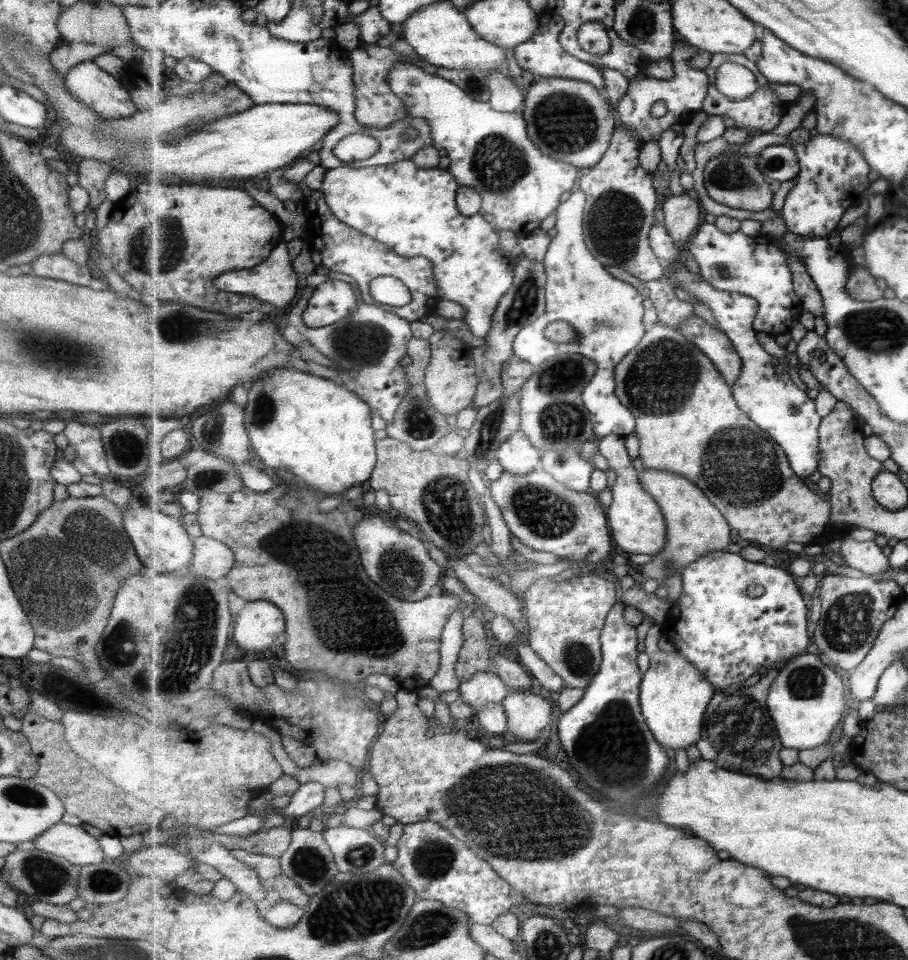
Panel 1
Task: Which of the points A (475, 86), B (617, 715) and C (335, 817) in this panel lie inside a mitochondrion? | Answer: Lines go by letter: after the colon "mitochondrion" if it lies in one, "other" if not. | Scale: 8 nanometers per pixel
A: mitochondrion
B: mitochondrion
C: other

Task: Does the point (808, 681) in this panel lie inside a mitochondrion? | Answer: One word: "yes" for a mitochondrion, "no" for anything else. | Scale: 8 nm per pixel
yes

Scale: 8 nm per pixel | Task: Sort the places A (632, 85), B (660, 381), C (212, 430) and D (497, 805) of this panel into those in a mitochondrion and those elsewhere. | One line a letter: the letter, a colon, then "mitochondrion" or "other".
A: other
B: mitochondrion
C: mitochondrion
D: mitochondrion

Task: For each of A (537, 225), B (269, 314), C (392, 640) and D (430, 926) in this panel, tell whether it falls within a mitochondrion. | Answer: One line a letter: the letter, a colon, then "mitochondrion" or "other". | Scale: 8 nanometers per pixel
A: other
B: other
C: mitochondrion
D: mitochondrion

